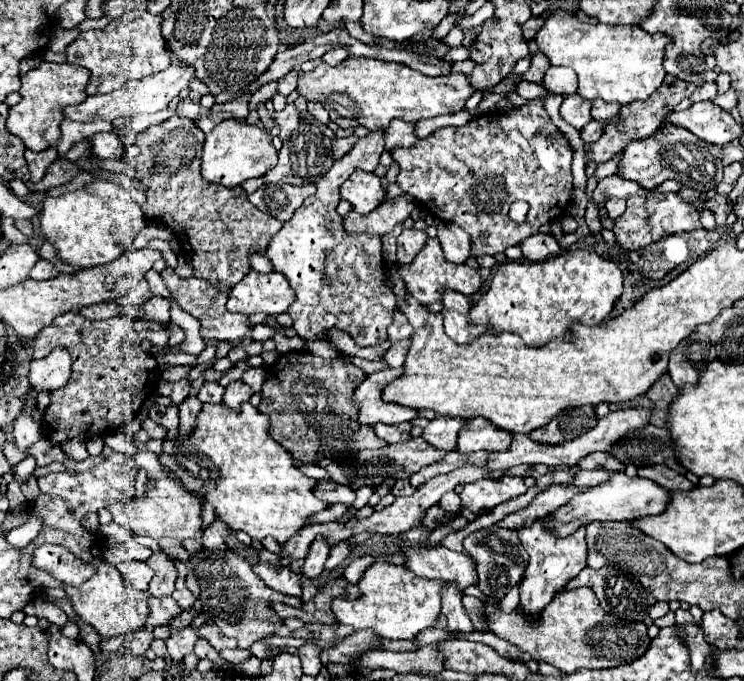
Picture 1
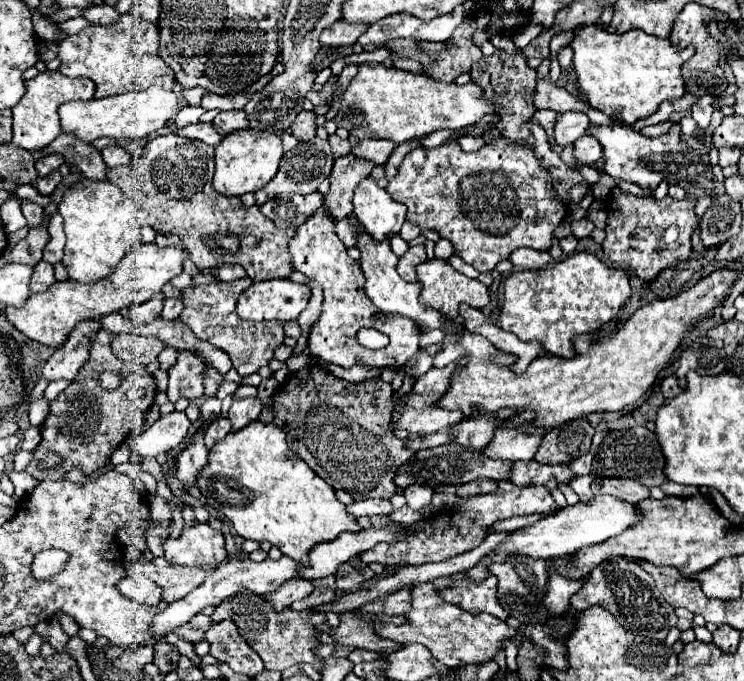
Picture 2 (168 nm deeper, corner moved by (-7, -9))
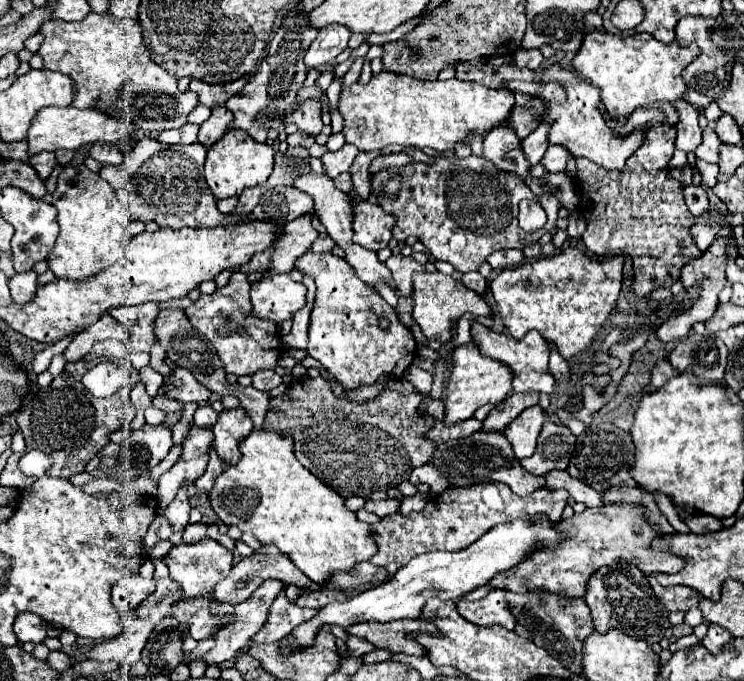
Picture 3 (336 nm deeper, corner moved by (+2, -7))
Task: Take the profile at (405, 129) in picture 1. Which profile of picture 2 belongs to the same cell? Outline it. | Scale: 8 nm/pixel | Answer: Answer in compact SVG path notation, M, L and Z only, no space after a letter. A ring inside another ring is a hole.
M363 139L353 149L353 153L357 157L369 159L369 161L373 161L377 165L385 165L387 159L389 159L389 155L393 153L393 149L395 149L395 143L391 139L381 139L381 141L377 141L377 139Z

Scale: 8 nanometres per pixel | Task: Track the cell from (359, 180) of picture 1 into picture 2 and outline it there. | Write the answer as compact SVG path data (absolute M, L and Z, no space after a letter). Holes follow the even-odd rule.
M371 177L363 179L363 183L357 185L353 207L353 217L375 241L385 241L391 231L399 233L407 215L407 207L403 203L397 203Z

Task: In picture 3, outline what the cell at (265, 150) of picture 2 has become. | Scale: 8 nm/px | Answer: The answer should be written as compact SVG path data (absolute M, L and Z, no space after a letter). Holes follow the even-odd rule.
M230 129L228 133L224 133L220 141L216 141L216 145L208 147L206 167L204 167L206 183L216 199L236 197L244 189L264 183L272 173L272 165L274 165L274 151L268 143L258 143L248 133L240 129Z

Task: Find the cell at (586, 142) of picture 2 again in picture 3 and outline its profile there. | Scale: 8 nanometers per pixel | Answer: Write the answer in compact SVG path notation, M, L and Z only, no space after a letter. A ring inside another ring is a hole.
M550 145L540 163L544 165L544 169L548 173L558 173L558 171L564 171L566 169L566 159L568 157L570 157L570 153L566 149L556 147L556 145Z

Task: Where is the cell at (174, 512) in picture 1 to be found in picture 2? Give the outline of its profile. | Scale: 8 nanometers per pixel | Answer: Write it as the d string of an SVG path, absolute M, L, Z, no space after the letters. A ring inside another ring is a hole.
M195 521L193 525L185 525L181 529L179 537L167 537L163 541L163 551L165 559L175 565L197 565L197 567L217 567L221 561L225 561L227 551L225 551L225 539L221 531L215 531L209 527L209 523L199 523Z

